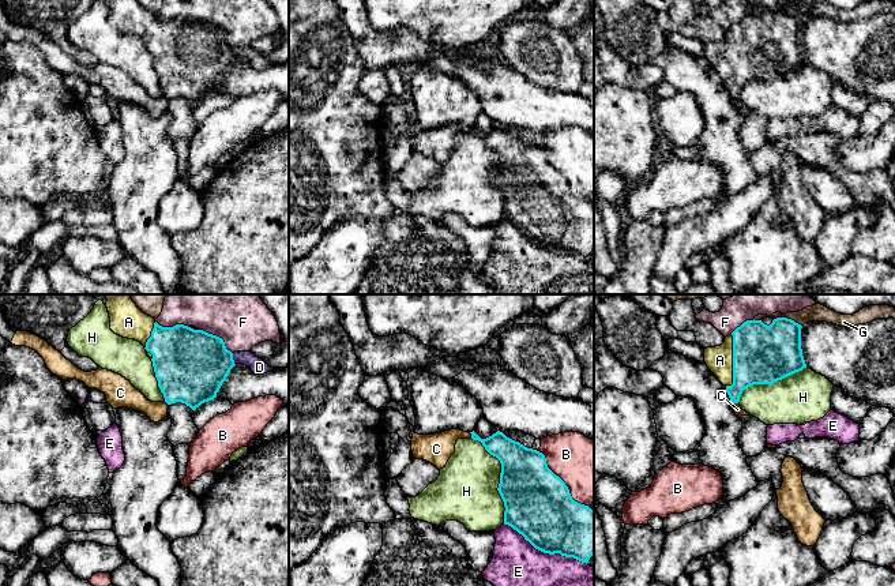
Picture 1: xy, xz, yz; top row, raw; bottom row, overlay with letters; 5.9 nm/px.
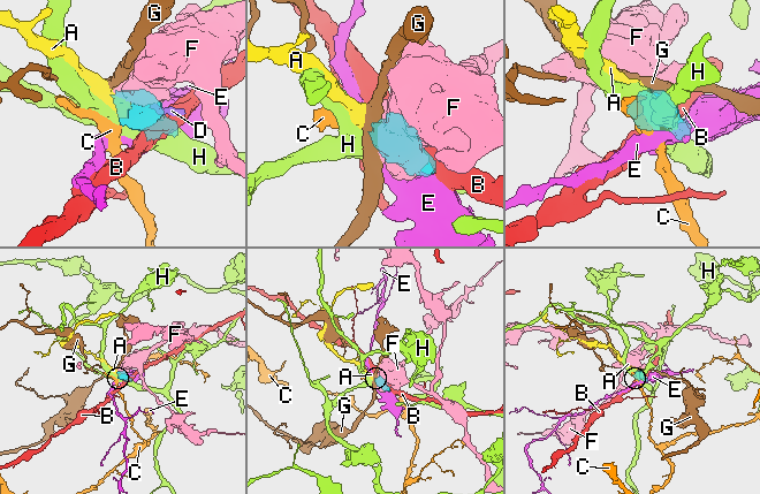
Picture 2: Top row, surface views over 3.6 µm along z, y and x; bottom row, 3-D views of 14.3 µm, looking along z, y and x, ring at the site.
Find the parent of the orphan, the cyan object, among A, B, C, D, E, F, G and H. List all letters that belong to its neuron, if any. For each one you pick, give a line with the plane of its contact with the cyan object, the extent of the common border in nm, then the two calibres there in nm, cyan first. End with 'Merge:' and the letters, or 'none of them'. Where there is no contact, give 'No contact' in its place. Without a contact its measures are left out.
A: Touches cyan in yz. Shared border 320 nm. Thickness 360 nm (cyan) against 160 nm
Merge: A

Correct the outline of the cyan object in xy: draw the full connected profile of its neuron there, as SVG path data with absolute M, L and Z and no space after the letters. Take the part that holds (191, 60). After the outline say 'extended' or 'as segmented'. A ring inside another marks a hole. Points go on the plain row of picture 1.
M136 0L106 3L110 25L144 41L168 99L181 97L195 105L217 93L236 60L222 33L184 19L162 22Z; extended

